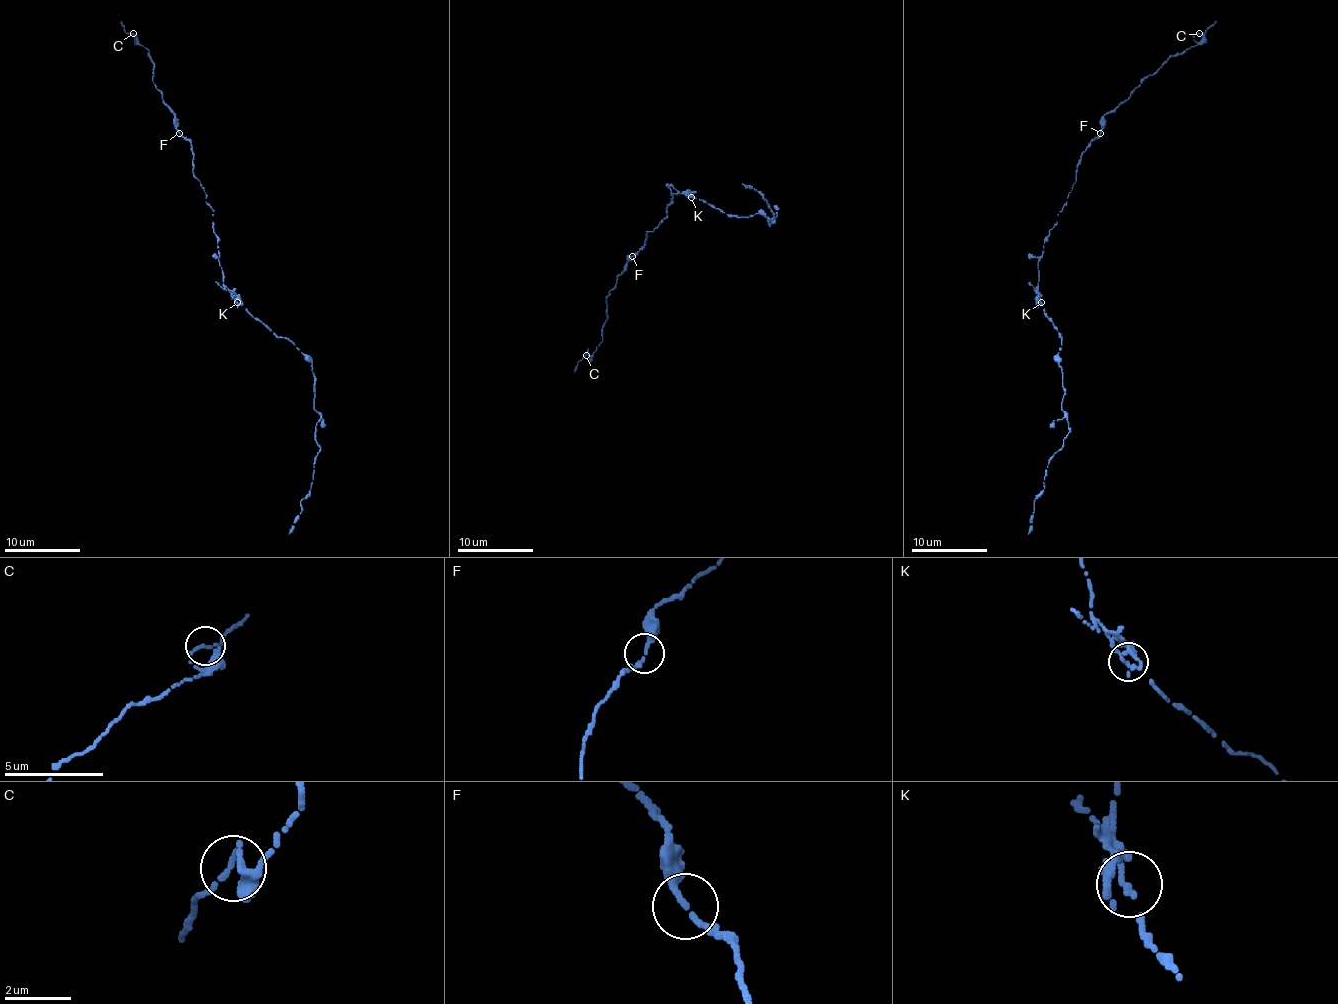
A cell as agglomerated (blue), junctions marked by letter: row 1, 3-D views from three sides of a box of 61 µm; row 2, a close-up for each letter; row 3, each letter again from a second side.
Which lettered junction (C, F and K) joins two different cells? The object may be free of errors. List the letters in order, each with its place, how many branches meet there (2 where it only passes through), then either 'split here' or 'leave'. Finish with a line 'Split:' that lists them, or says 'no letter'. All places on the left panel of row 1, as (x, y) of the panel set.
C: (133, 33) | 2 | leave
F: (179, 133) | 2 | leave
K: (237, 302) | 2 | leave
Split: no letter

